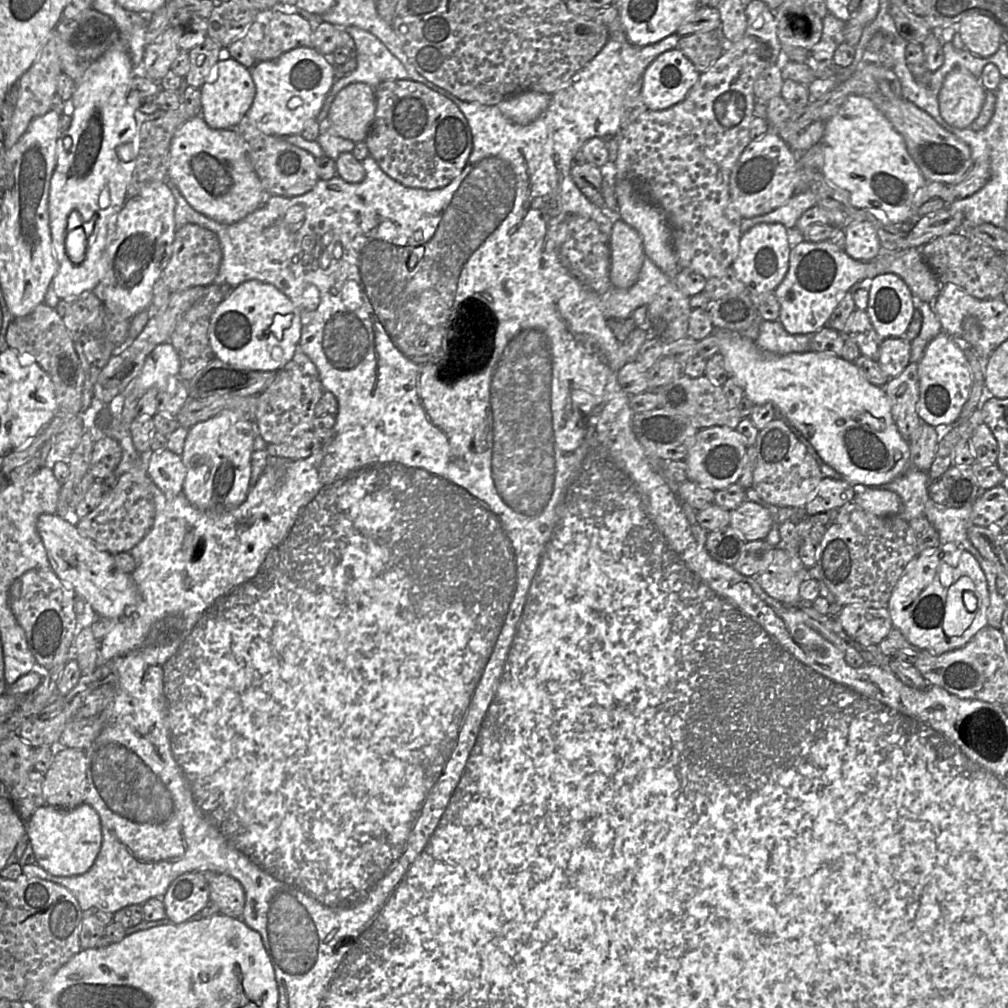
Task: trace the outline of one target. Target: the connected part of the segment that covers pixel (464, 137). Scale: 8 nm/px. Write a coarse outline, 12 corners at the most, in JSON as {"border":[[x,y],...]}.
{"border":[[383,82],[365,144],[381,170],[433,190],[473,149],[457,105]]}

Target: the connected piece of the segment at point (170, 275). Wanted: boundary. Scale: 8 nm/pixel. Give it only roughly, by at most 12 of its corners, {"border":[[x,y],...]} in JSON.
{"border":[[196,224],[175,232],[162,277],[171,293],[214,283],[222,250]]}

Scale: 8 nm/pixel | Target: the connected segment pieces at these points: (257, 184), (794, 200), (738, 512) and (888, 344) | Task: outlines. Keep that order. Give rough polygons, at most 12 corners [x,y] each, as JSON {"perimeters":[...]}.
{"perimeters":[[[236,129],[175,132],[167,181],[222,224],[267,193]],[[809,190],[796,193],[767,214],[742,218],[741,235],[760,223],[795,230],[800,216],[815,205]],[[746,499],[730,511],[730,525],[746,542],[764,540],[774,518]],[[882,340],[878,363],[889,377],[910,363],[911,342]]]}

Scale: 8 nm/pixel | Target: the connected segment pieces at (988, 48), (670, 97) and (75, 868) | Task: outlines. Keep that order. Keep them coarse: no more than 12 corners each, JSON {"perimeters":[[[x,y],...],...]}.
{"perimeters":[[[970,14],[953,24],[967,51],[989,57],[1002,41],[989,17]],[[679,49],[644,73],[648,110],[686,99],[700,75]],[[43,805],[26,823],[37,865],[86,873],[103,842],[97,811]]]}

